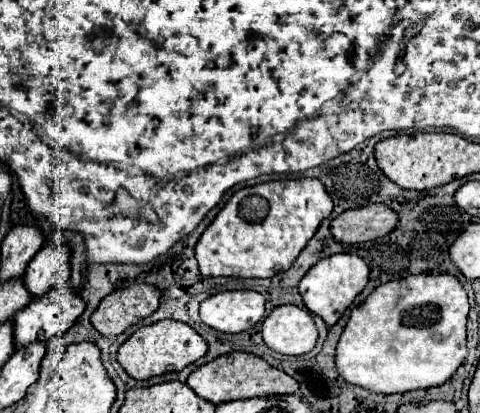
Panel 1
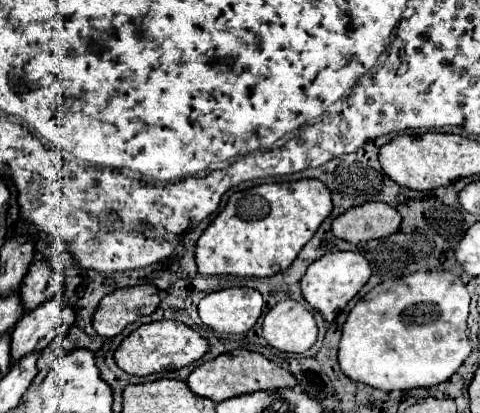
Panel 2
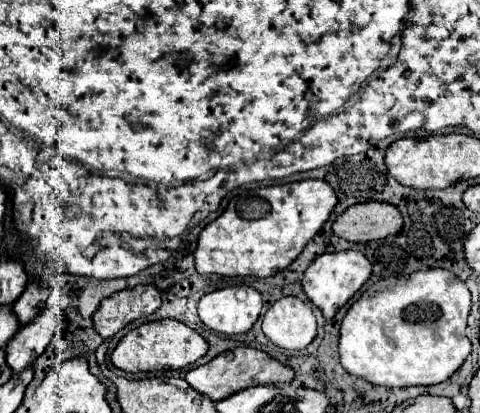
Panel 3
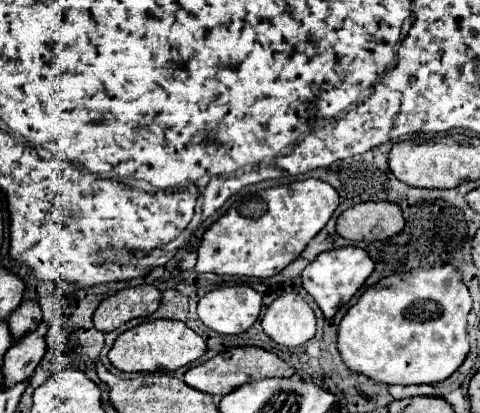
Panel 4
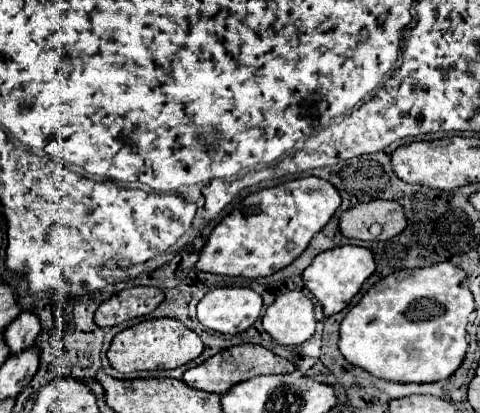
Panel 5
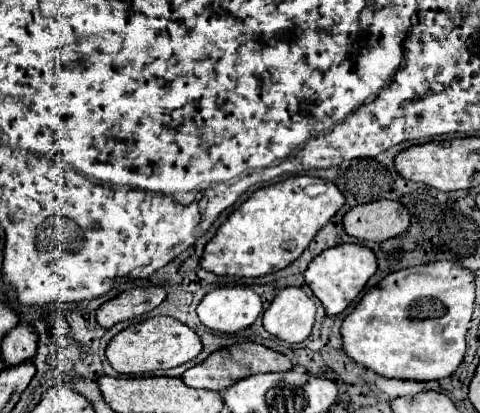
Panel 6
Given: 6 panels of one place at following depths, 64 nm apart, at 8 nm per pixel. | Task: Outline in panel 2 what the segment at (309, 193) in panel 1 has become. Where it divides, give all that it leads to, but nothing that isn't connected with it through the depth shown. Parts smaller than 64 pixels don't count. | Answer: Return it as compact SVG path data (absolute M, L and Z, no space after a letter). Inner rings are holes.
M320 180L254 186L230 196L226 208L196 242L196 266L202 276L274 276L286 270L332 212L332 194Z

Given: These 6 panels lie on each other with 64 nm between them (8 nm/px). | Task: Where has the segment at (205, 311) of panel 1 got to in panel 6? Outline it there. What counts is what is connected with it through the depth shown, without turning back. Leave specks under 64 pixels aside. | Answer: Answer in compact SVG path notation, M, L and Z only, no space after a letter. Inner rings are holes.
M214 288L198 304L200 322L216 332L240 332L262 312L258 294L250 288Z

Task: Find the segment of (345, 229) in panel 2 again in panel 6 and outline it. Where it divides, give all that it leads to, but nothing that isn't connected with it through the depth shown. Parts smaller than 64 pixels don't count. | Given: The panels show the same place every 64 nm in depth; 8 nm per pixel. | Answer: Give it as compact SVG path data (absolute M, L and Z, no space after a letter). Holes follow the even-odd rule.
M376 200L352 208L344 216L346 234L358 240L384 242L410 228L410 212L394 200Z

